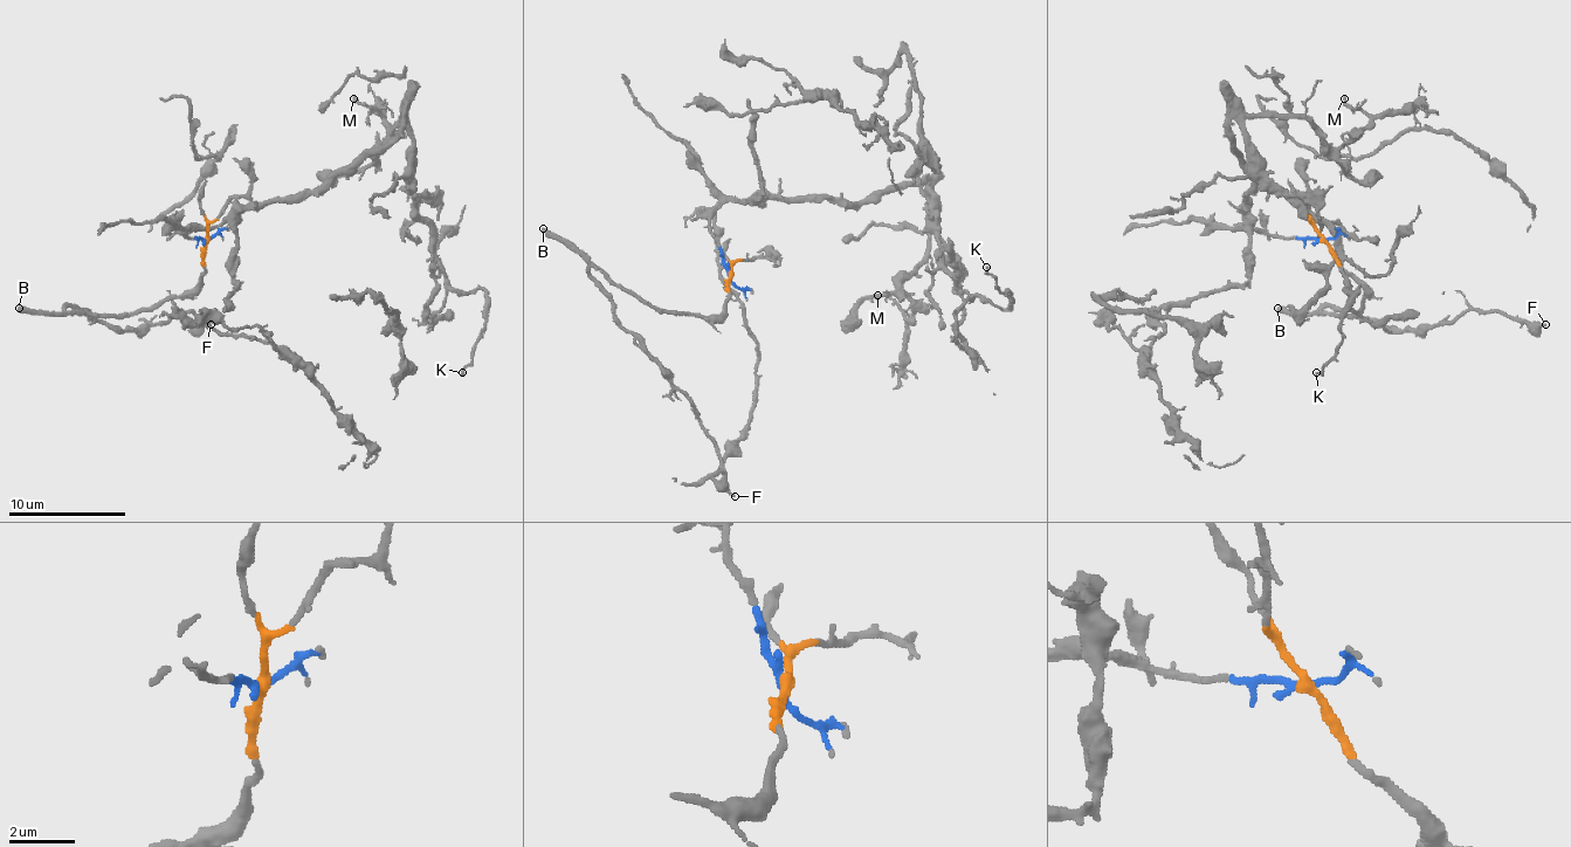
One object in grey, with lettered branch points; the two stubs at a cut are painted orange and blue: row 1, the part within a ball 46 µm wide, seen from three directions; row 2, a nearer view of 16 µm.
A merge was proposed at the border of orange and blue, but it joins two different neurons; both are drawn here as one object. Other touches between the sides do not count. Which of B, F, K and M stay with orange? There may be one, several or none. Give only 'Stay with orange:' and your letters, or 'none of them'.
Stay with orange: B, F

